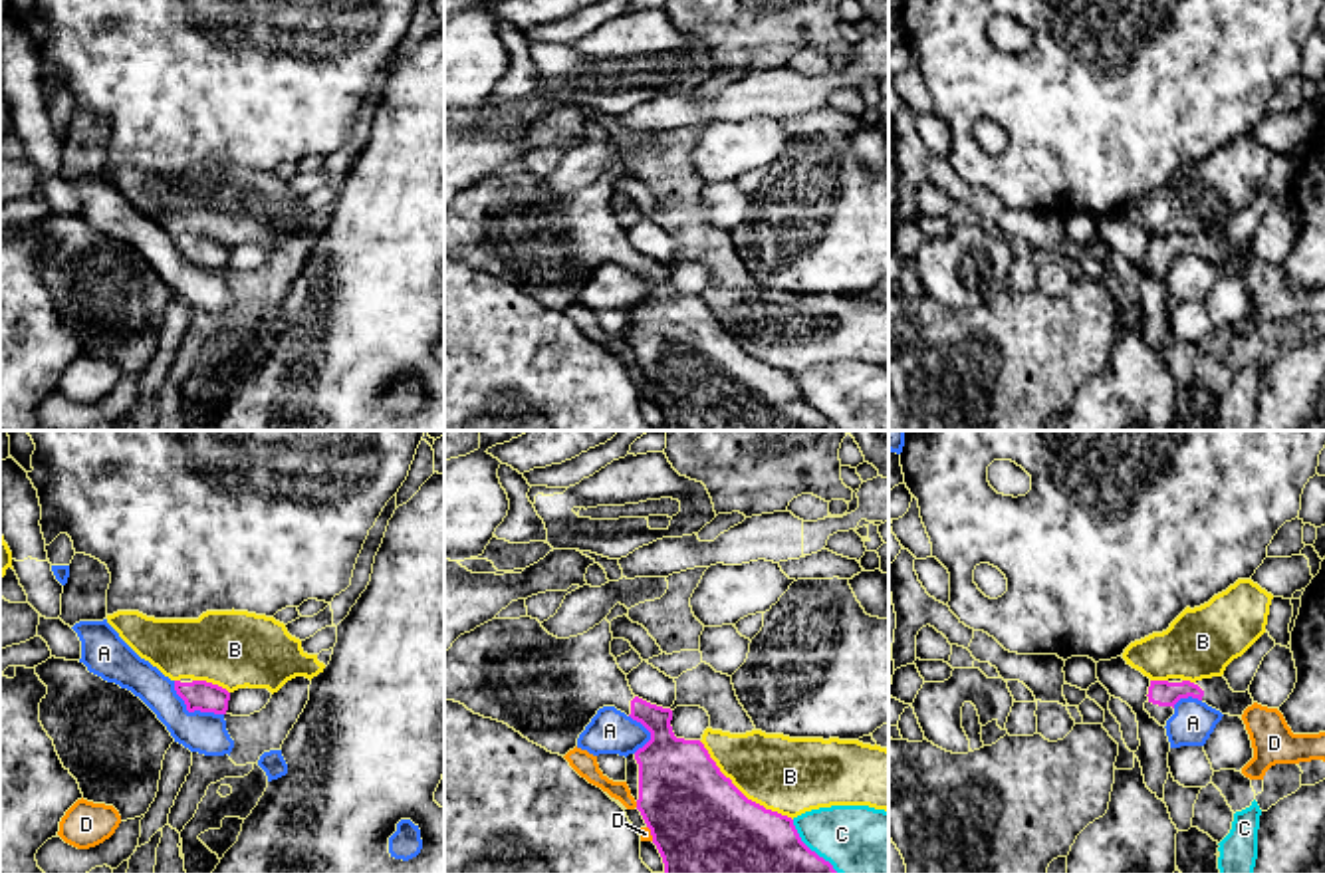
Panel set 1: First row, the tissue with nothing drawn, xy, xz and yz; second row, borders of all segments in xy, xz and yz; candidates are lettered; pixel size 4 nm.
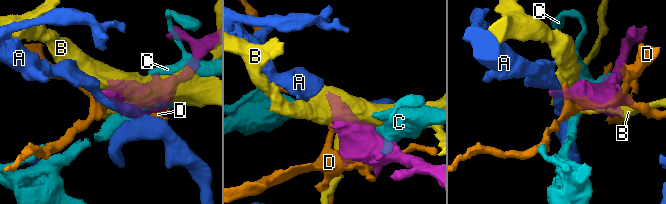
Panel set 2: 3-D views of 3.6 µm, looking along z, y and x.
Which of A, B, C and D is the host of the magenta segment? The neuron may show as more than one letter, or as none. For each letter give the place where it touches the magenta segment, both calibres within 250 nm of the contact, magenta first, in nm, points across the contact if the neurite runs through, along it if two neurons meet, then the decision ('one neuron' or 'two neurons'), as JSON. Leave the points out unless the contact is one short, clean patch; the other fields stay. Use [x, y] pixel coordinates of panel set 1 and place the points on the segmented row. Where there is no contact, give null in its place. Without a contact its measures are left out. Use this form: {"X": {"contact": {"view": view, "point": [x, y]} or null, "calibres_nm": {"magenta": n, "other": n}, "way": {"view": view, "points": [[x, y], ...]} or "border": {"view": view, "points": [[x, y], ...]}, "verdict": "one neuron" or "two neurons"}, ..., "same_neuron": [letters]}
{"A": {"contact": {"view": "xy", "point": [191, 711]}, "calibres_nm": {"magenta": 130, "other": 170}, "border": {"view": "xy", "points": [[173, 681], [175, 693], [189, 711], [223, 715]]}, "verdict": "two neurons"}, "B": {"contact": {"view": "xz", "point": [740, 792]}, "calibres_nm": {"magenta": 400, "other": 300}, "verdict": "two neurons"}, "C": {"contact": {"view": "xz", "point": [808, 848]}, "calibres_nm": {"magenta": 280, "other": 280}, "verdict": "two neurons"}, "D": {"contact": {"view": "xz", "point": [637, 804]}, "calibres_nm": {"magenta": 400, "other": 90}, "verdict": "two neurons"}, "same_neuron": []}

